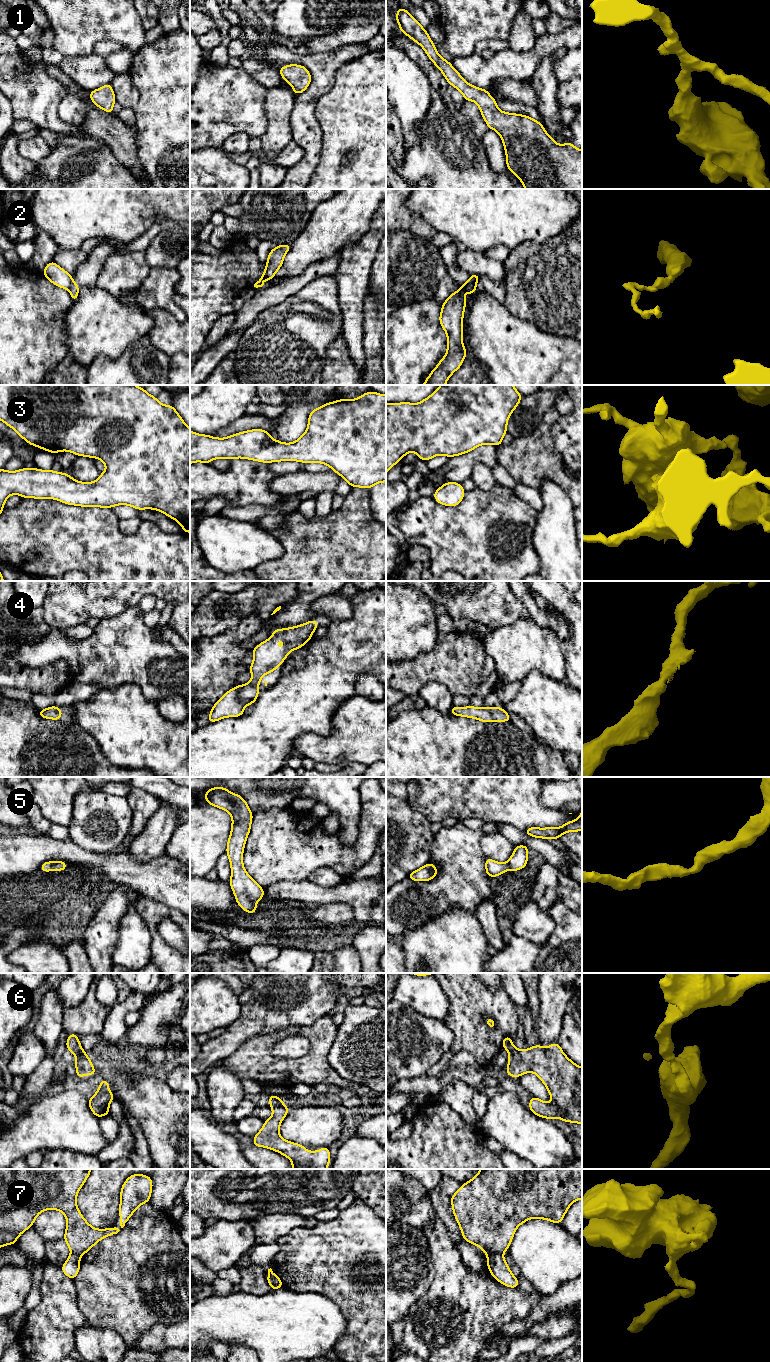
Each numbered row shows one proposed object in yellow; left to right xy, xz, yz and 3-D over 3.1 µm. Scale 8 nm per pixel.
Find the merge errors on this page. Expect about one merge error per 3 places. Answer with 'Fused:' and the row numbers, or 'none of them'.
Fused: 2, 7

